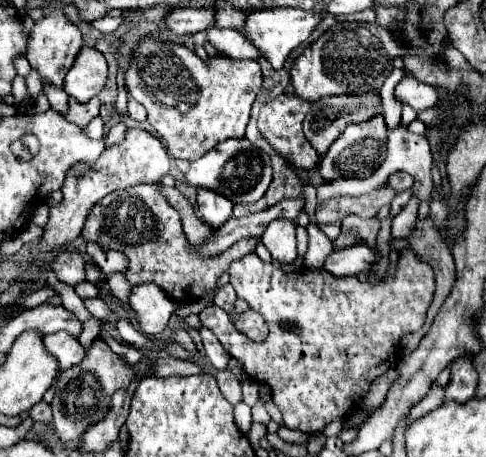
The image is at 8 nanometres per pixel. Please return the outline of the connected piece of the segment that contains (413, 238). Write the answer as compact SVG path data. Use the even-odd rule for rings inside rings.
M432 219L418 221L414 233L408 237L412 243L412 251L426 263L432 265L434 275L436 275L436 293L427 311L425 323L420 331L406 334L400 341L404 354L414 351L422 338L431 329L432 323L440 305L452 291L452 285L456 281L456 271L454 271L454 259L450 253L450 247L440 241L440 233L432 227Z

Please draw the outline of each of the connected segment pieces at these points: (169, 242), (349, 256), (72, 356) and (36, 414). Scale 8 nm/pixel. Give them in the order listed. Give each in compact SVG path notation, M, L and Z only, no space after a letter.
M136 185L124 191L114 191L102 201L98 201L88 213L88 219L82 229L82 239L96 241L100 247L124 253L130 259L126 279L132 285L154 283L172 299L176 299L176 303L194 301L196 295L192 291L214 289L220 275L230 269L230 263L234 259L244 257L246 253L252 253L254 245L258 243L256 237L248 237L244 241L234 243L226 253L214 259L196 257L188 251L188 239L182 231L178 211L160 195L158 185Z
M364 243L362 245L352 245L352 247L342 247L332 251L326 261L322 271L334 277L346 277L346 275L358 275L364 269L372 269L374 259L378 259L372 249L368 249Z
M52 333L44 337L44 347L60 361L60 371L78 365L86 357L86 349L80 345L78 335L72 333Z
M40 401L40 403L36 403L30 411L28 411L28 415L32 417L35 422L46 422L50 423L53 418L52 409L50 409L50 405L48 403L44 403L44 401Z

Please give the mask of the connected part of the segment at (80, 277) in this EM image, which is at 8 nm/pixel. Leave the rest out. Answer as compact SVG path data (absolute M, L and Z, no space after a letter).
M64 251L54 259L52 271L60 283L78 285L84 281L84 265L86 263L78 251Z

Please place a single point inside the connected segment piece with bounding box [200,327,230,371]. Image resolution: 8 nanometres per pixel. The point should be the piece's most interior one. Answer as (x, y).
(218, 357)

